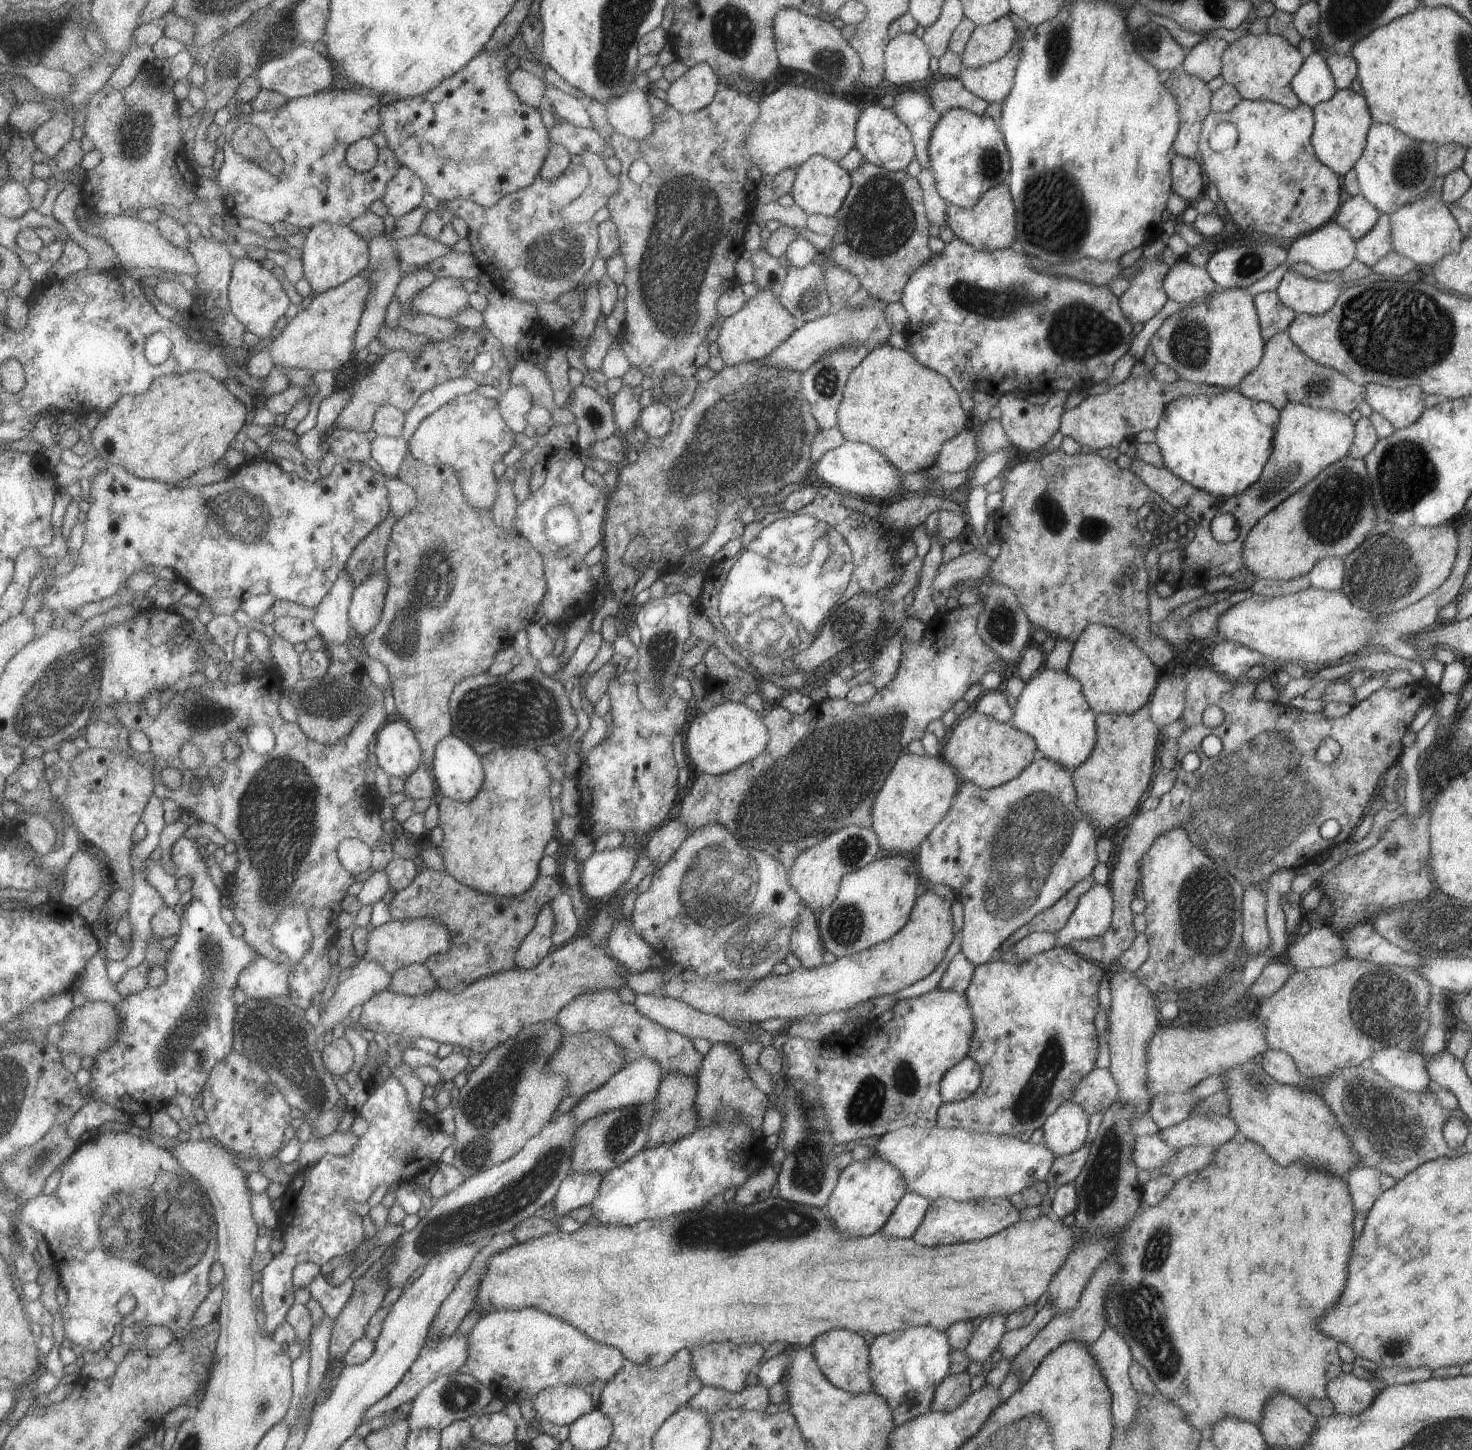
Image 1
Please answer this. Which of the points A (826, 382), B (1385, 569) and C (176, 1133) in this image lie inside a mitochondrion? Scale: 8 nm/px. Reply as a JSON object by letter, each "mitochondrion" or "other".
{"A":"mitochondrion","B":"mitochondrion","C":"other"}

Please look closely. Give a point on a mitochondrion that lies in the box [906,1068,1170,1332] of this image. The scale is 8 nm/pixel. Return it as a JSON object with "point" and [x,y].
{"point":[1100,1183]}

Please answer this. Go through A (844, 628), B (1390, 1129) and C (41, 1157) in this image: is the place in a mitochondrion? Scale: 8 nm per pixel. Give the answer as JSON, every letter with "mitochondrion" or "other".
{"A":"mitochondrion","B":"mitochondrion","C":"mitochondrion"}

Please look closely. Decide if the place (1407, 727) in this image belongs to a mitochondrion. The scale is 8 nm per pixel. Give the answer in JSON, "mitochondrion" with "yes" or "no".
{"mitochondrion":"no"}

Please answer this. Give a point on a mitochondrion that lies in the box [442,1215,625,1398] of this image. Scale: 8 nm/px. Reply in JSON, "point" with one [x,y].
{"point":[563,1366]}

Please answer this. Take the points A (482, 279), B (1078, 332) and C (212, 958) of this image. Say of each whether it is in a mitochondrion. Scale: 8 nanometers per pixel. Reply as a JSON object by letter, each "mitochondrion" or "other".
{"A":"other","B":"mitochondrion","C":"mitochondrion"}

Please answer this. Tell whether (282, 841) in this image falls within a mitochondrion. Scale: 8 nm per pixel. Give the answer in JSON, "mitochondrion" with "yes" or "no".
{"mitochondrion":"yes"}

